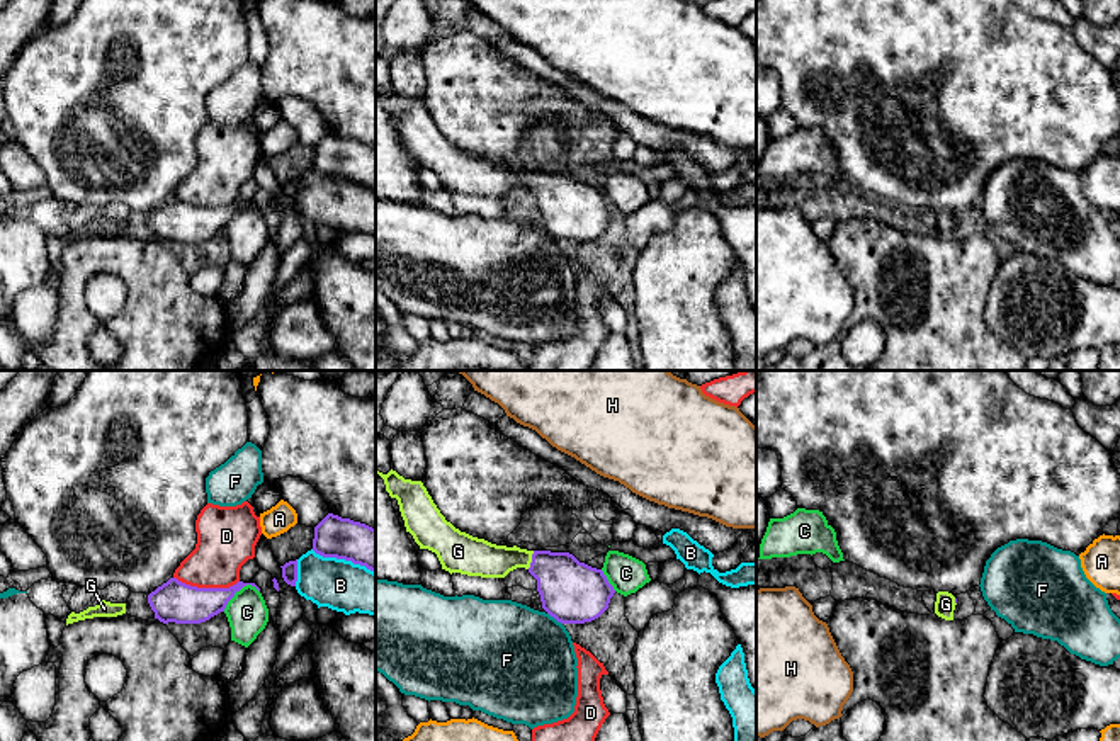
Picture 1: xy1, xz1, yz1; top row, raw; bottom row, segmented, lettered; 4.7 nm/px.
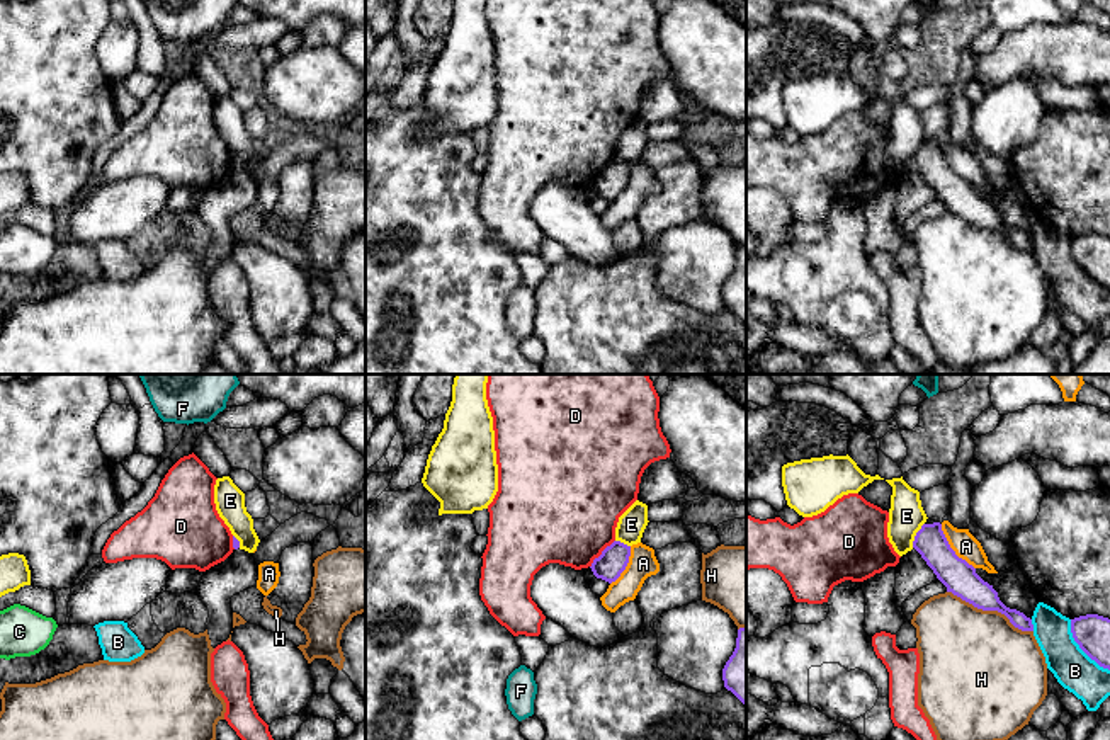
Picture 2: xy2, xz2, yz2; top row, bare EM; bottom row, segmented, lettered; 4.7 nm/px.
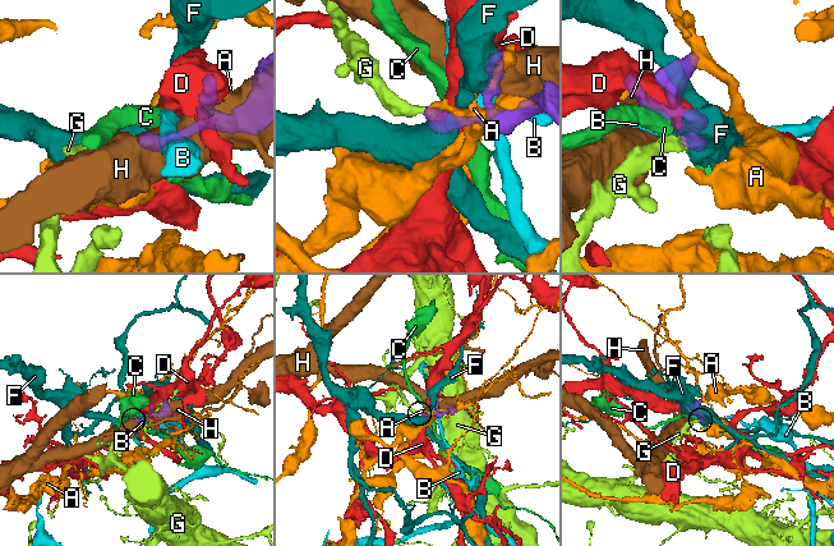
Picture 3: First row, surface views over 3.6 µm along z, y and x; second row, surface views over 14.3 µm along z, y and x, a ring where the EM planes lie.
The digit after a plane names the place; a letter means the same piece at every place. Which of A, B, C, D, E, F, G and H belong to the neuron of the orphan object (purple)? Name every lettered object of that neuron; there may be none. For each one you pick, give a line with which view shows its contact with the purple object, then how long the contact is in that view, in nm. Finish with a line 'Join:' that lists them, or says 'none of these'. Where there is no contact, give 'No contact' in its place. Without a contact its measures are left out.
G: Touches purple in xz1. Shared border 90 nm
Join: G

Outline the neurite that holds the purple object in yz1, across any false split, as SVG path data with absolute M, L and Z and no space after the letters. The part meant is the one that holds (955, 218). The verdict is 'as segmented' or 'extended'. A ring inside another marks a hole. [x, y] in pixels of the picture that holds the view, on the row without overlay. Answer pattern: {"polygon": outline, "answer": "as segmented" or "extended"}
{"polygon": "M938 211L935 221L935 233L945 240L953 240L957 218L948 211Z", "answer": "extended"}

